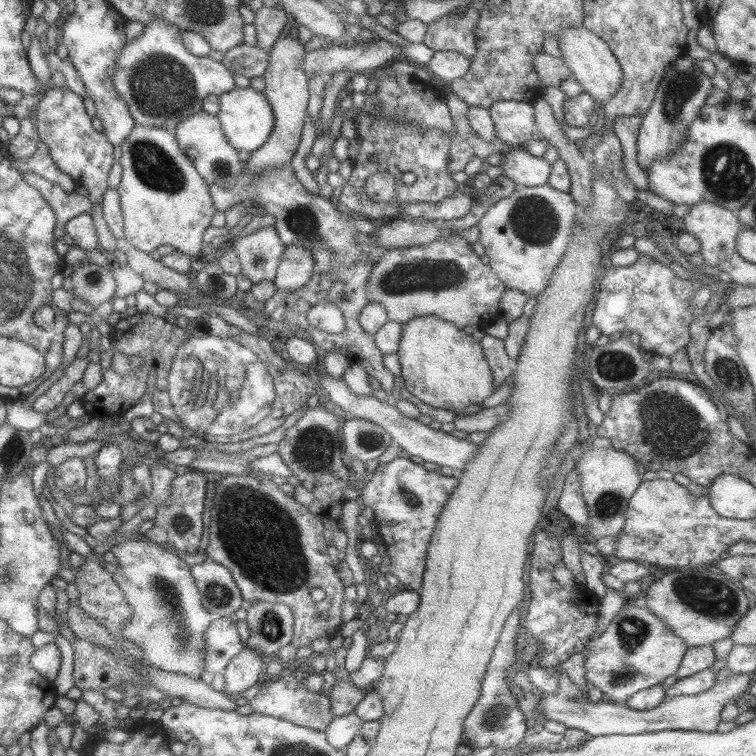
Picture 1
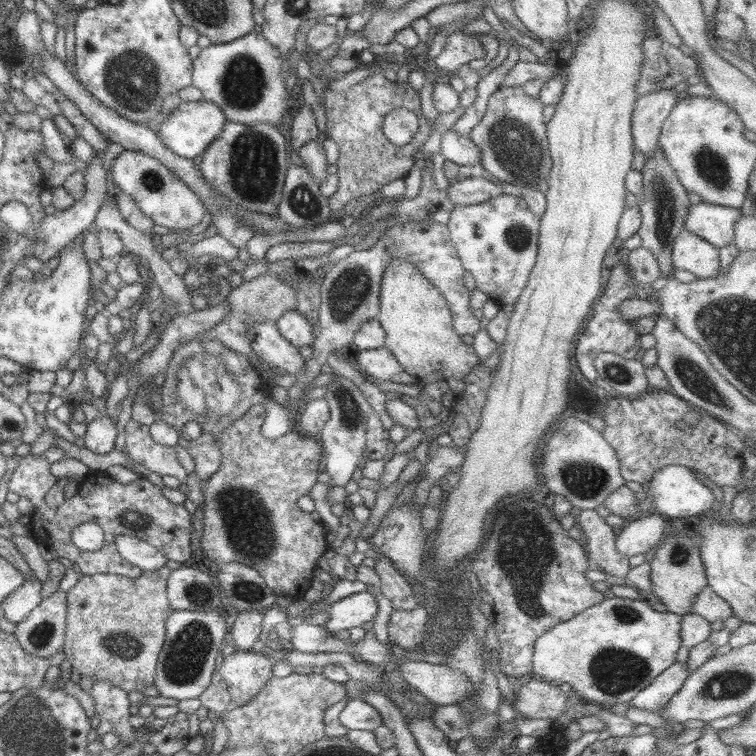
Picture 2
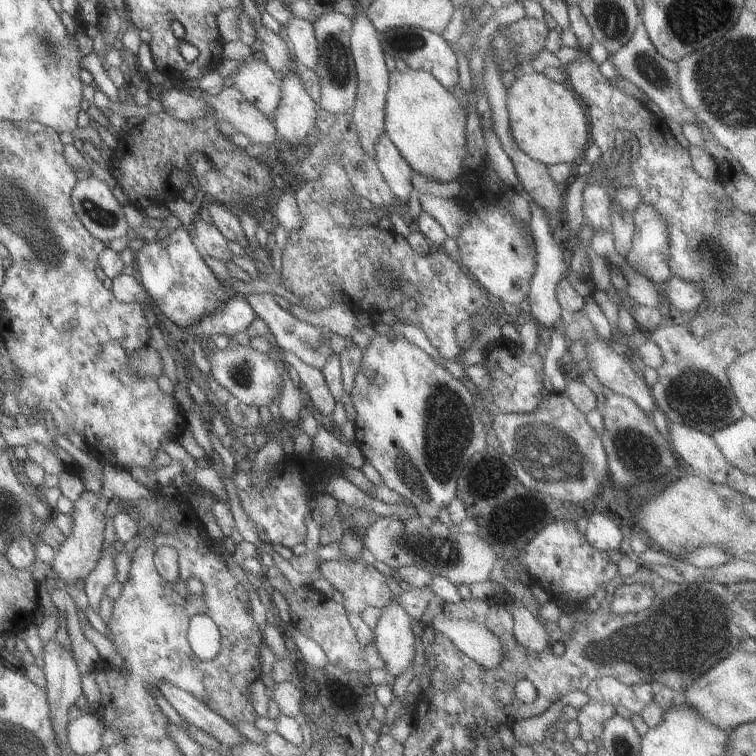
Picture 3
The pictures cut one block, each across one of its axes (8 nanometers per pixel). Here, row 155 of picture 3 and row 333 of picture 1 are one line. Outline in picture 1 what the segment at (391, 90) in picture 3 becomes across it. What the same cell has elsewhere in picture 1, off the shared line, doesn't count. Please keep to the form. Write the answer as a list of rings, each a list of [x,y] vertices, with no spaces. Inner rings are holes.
[[[425,315],[403,323],[395,352],[405,389],[427,406],[460,415],[479,407],[492,393],[492,376],[480,344],[459,327],[439,317]]]

